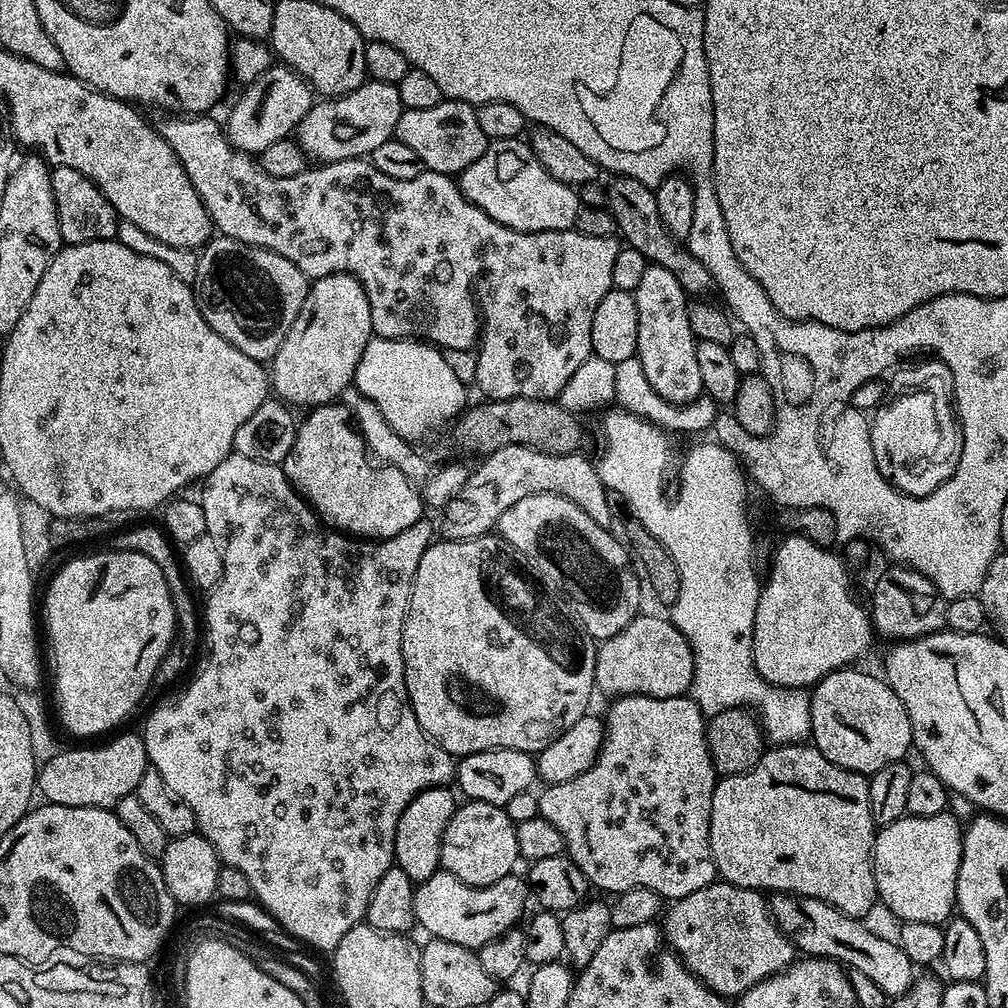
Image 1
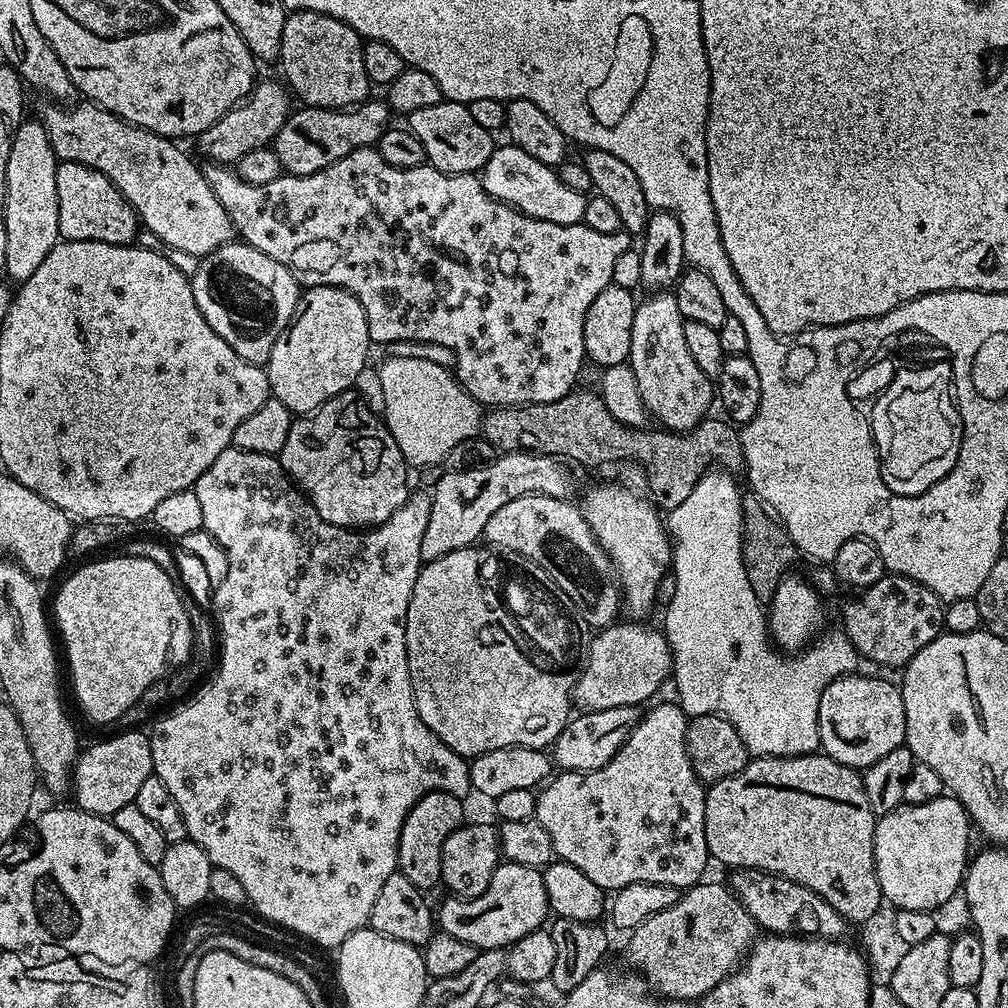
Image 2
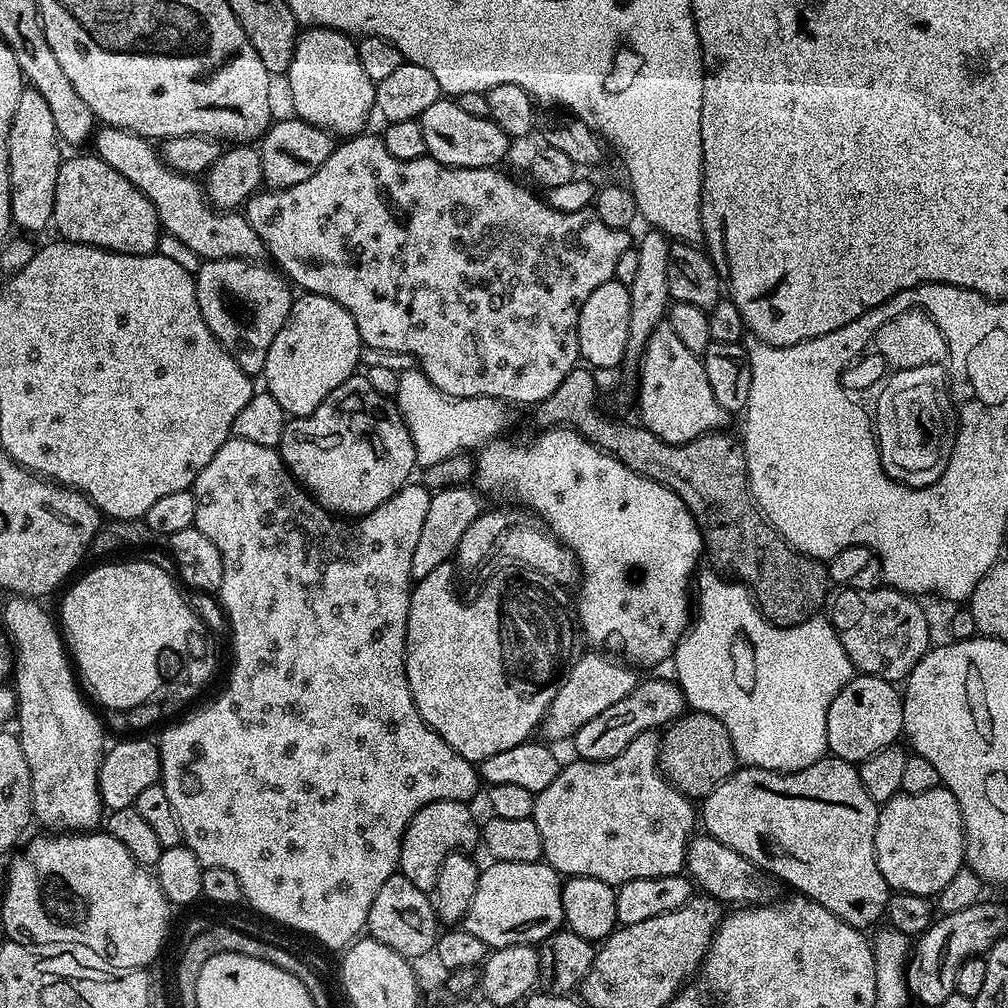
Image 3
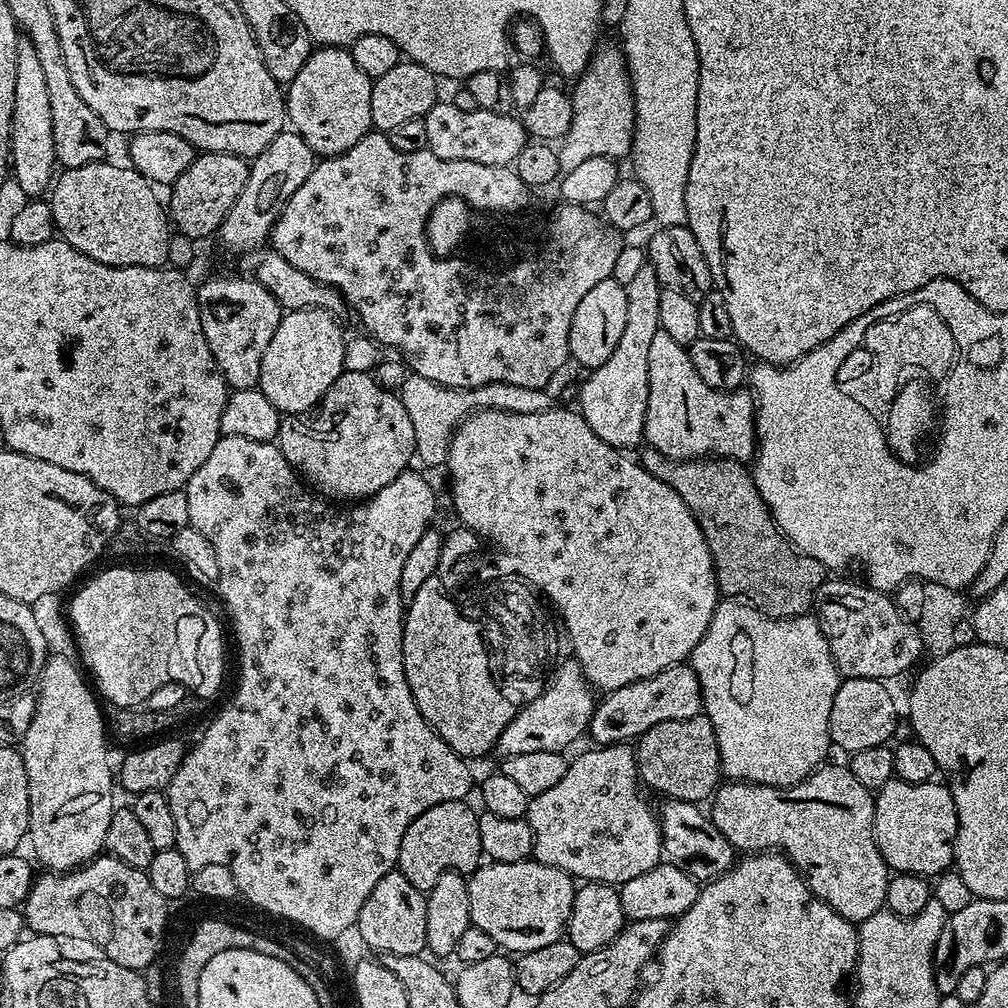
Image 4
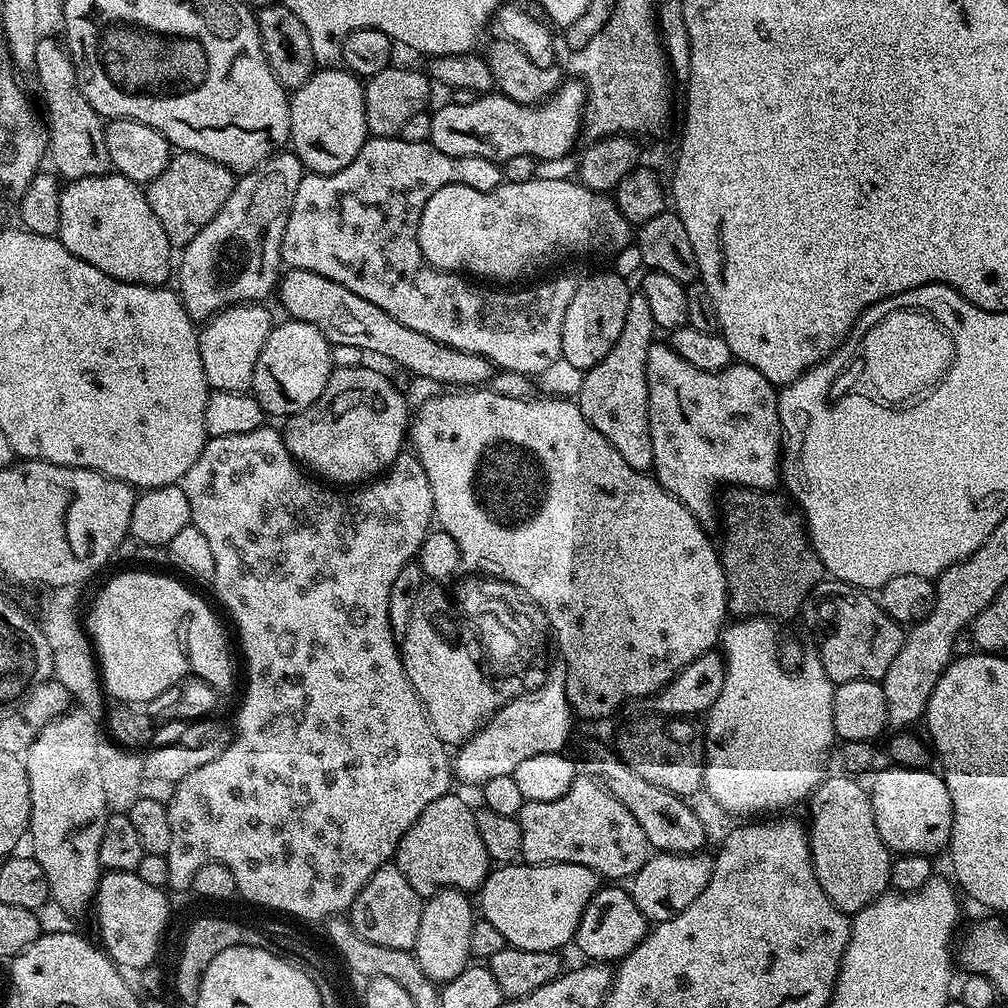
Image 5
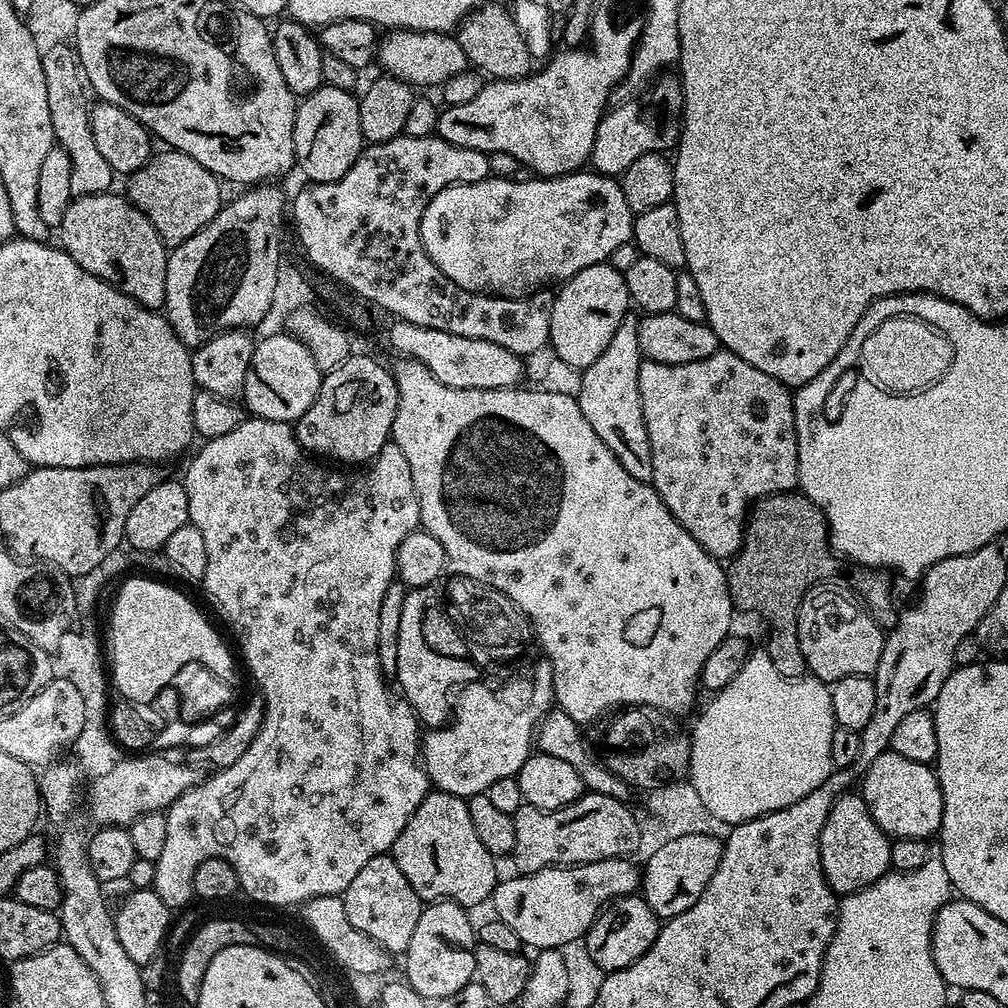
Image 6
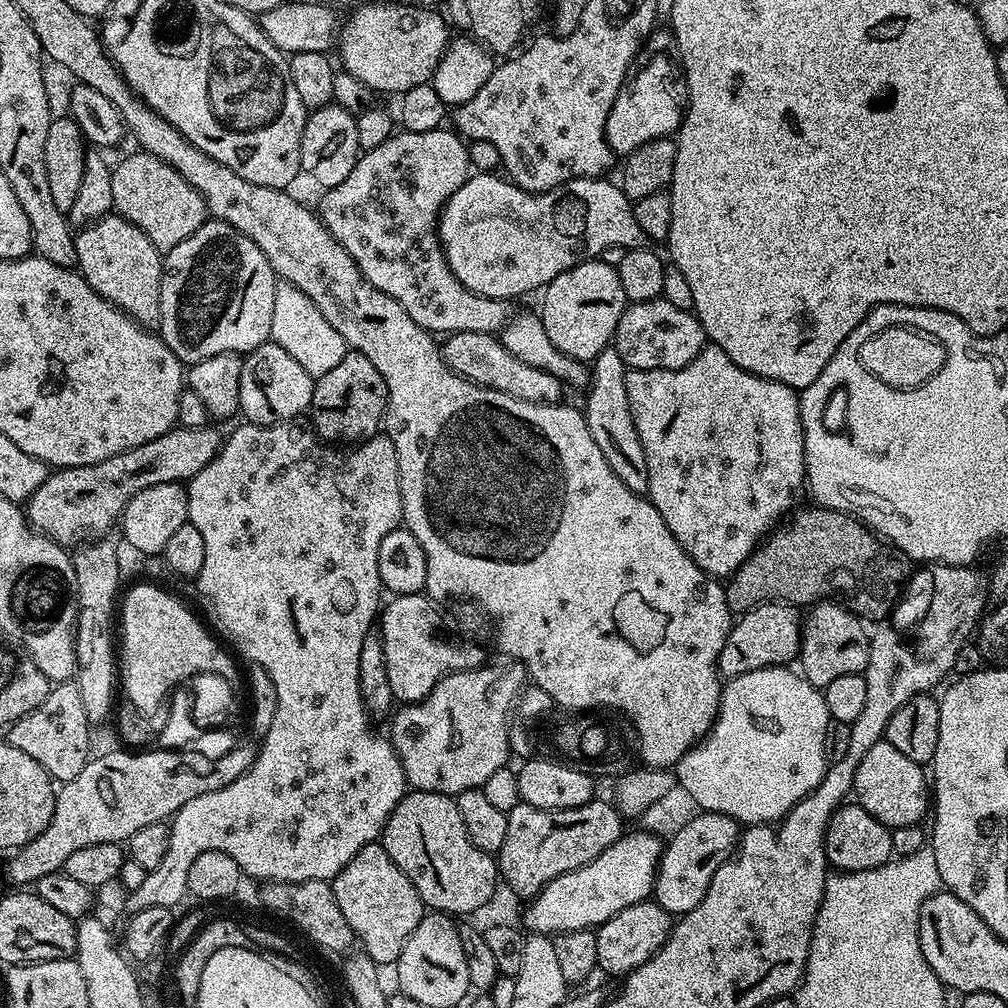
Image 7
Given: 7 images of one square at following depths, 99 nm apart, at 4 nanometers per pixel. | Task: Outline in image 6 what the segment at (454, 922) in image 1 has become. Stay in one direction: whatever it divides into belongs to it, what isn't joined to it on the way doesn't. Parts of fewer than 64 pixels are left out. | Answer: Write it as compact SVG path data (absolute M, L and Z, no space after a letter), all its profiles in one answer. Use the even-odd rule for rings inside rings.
M628 858L619 860L599 860L589 864L573 864L561 868L543 868L531 874L512 874L509 880L501 879L492 891L490 905L495 919L506 922L514 934L518 934L521 945L541 950L546 948L560 949L564 943L574 939L584 939L590 926L596 921L602 909L617 900L620 896L633 895L641 887L642 872L632 865Z

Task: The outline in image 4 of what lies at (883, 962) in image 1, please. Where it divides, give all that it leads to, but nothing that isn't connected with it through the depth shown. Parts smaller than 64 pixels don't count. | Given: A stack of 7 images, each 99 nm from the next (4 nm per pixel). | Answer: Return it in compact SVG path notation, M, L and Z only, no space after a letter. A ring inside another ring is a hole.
M665 799L664 816L660 820L660 831L664 834L664 856L667 863L680 868L697 882L711 882L717 880L727 869L732 867L737 859L737 849L732 843L714 826L707 811L703 812L700 804L691 804L685 800Z

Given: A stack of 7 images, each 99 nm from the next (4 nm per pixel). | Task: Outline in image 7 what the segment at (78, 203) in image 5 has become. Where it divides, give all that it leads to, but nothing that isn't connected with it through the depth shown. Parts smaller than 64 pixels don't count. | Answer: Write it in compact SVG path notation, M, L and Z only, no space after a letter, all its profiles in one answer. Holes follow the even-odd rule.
M109 214L75 233L76 268L86 283L102 298L120 308L141 328L159 329L162 318L162 254L126 218Z

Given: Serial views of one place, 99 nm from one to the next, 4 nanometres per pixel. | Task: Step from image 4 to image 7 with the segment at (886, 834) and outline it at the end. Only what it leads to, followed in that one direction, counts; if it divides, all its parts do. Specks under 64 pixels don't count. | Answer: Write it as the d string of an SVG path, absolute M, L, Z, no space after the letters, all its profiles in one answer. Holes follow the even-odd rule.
M885 739L870 746L866 758L862 758L862 763L858 766L858 774L854 774L852 792L855 803L866 809L874 818L878 818L878 822L882 822L890 830L898 826L920 824L923 816L927 817L930 812L930 780L925 769L921 765L915 764L910 758L906 758L906 754L894 750L894 746L890 746Z

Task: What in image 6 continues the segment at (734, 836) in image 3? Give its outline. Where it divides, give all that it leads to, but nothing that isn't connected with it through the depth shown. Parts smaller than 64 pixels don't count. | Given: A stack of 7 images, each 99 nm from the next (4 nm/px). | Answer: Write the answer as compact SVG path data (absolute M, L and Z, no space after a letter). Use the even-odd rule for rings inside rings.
M845 794L837 798L820 835L820 857L824 877L840 898L870 887L892 868L889 836L880 829L878 822L874 822L863 795L852 795Z

